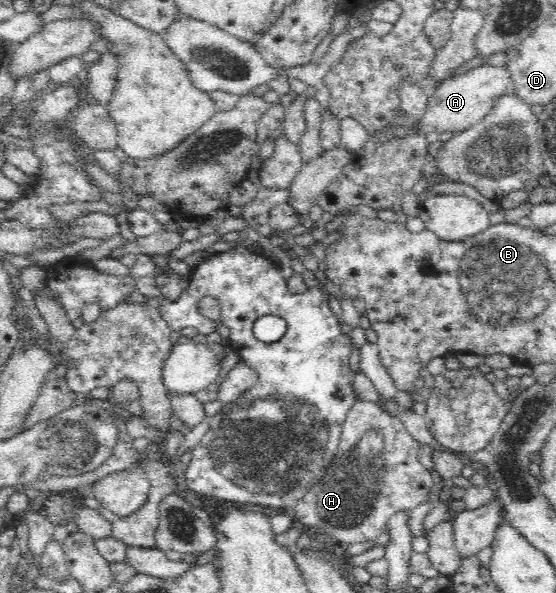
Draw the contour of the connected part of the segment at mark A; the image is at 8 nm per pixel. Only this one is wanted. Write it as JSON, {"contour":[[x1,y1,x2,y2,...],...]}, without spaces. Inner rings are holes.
{"contour":[[479,66,455,74,428,93,428,104,422,119,422,132,439,129,444,132,463,132,486,117,502,96,516,95,515,83,507,66]]}

